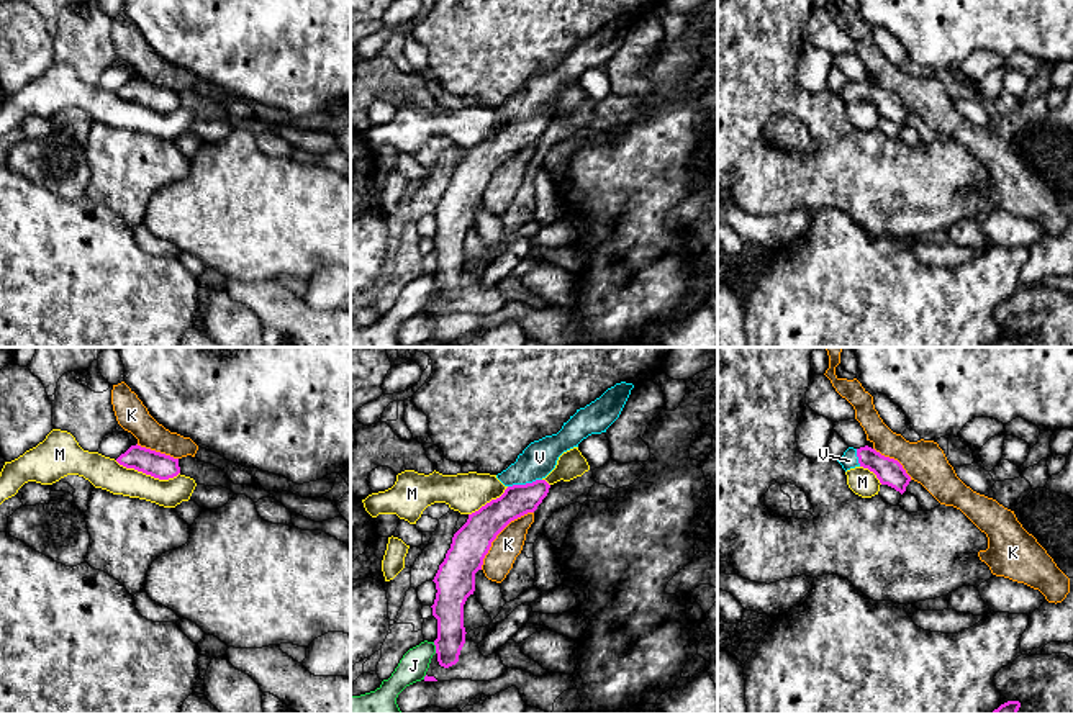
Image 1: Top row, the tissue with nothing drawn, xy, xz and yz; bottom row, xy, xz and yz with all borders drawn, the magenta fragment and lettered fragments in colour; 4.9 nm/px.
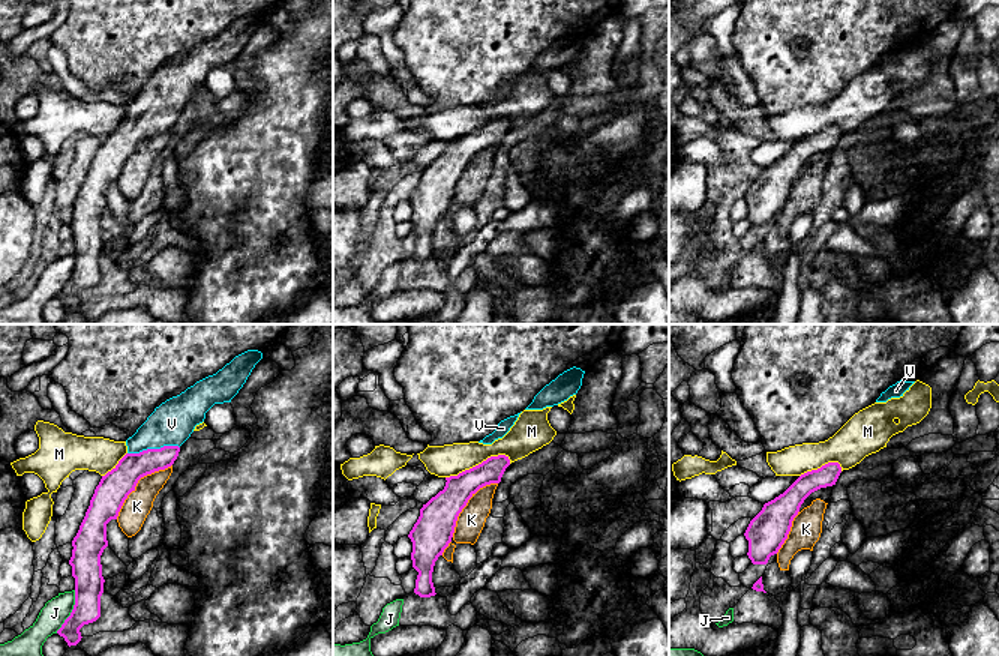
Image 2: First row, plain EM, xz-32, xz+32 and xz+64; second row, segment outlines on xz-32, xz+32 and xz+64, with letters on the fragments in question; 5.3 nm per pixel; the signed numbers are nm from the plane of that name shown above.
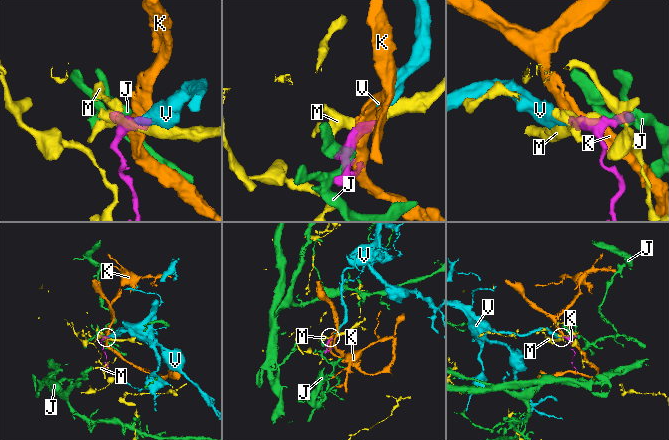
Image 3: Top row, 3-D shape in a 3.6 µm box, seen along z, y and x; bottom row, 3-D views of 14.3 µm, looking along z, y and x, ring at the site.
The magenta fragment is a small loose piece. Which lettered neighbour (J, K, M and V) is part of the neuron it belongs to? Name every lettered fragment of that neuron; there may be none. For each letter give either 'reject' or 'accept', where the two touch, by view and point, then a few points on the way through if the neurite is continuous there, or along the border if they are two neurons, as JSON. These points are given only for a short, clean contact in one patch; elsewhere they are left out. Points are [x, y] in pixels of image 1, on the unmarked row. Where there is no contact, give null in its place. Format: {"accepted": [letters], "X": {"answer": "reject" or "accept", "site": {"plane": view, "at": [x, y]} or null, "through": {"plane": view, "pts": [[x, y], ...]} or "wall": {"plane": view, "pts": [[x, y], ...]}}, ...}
{"accepted": ["V"], "J": {"answer": "reject", "site": {"plane": "xz", "at": [436, 280]}}, "K": {"answer": "reject", "site": {"plane": "xz", "at": [498, 166]}}, "M": {"answer": "reject", "site": {"plane": "xy", "at": [148, 107]}, "wall": {"plane": "xy", "pts": [[115, 94], [159, 112], [172, 112], [179, 107]]}}, "V": {"answer": "accept", "site": {"plane": "xz", "at": [526, 117]}, "through": {"plane": "xz", "pts": [[518, 133], [525, 126], [526, 117], [526, 105], [539, 90]]}}}

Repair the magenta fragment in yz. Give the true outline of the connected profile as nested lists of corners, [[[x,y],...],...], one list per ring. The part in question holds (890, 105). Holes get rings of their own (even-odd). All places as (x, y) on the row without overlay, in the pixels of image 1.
[[[868,79],[860,82],[849,80],[837,95],[845,105],[855,100],[868,102],[881,118],[888,118],[901,128],[911,115],[911,110],[898,93],[881,88]]]

